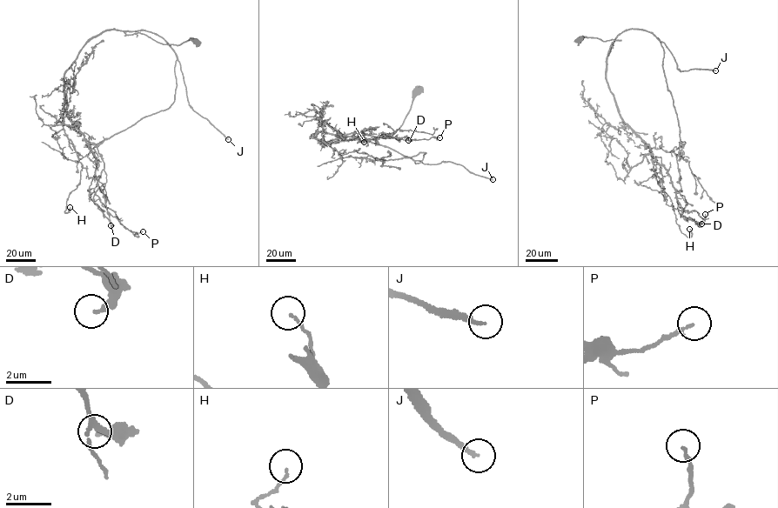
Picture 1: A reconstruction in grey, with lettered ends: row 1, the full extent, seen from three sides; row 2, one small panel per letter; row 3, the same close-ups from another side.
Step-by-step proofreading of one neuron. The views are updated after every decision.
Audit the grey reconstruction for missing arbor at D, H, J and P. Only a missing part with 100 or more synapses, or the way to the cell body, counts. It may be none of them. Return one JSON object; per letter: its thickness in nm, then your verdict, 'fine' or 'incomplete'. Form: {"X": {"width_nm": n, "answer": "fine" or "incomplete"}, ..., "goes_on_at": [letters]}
{"D": {"width_nm": 180, "answer": "fine"}, "H": {"width_nm": 110, "answer": "fine"}, "J": {"width_nm": 190, "answer": "incomplete"}, "P": {"width_nm": 140, "answer": "fine"}, "goes_on_at": ["J"]}

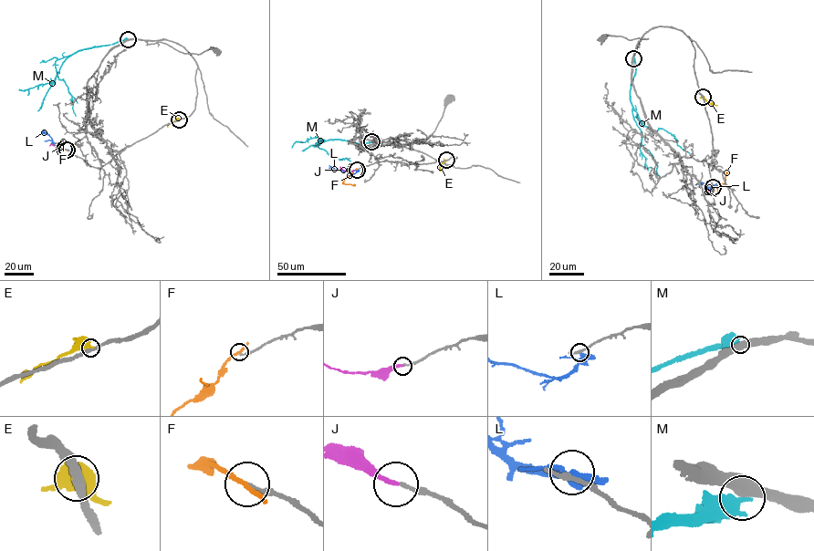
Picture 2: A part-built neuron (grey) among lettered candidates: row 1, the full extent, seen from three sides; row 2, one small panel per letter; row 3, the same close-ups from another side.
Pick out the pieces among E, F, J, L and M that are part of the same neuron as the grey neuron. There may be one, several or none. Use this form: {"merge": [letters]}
{"merge": ["J"]}

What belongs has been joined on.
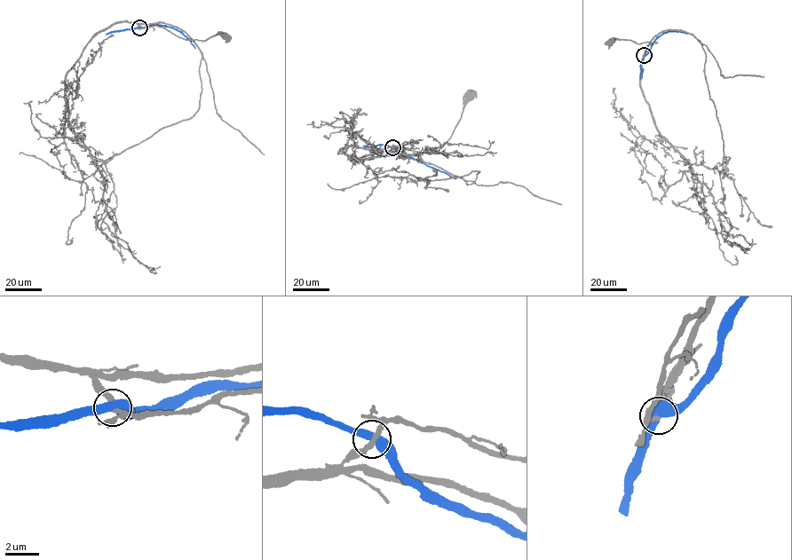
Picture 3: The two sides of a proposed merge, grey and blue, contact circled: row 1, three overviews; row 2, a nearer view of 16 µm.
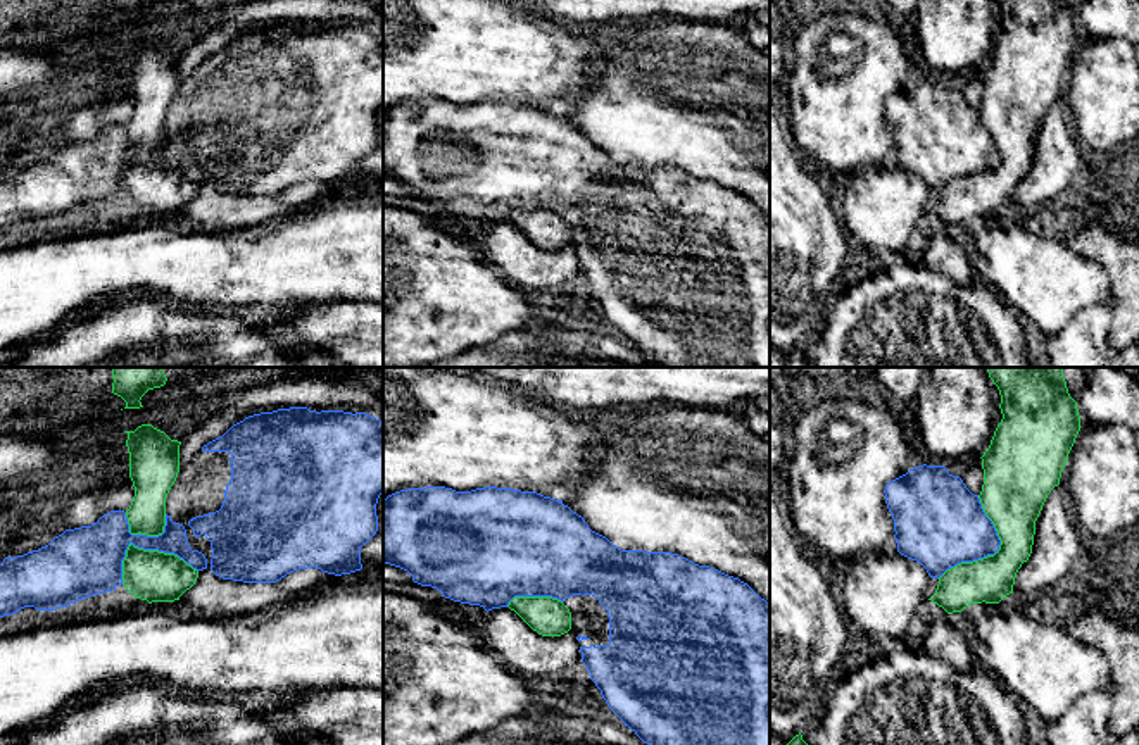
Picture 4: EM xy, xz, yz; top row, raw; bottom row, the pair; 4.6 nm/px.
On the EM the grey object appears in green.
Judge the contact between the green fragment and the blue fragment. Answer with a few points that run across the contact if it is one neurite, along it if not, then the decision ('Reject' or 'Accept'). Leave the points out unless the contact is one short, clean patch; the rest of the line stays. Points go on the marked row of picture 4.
Reject

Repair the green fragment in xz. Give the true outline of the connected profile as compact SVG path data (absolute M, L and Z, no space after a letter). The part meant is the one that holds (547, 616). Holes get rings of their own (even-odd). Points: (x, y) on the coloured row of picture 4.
M514 597L507 607L542 636L561 636L571 629L571 612L557 598Z

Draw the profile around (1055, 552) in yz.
M1058 485L1035 521L1032 554L1016 573L1013 595L1032 598L1061 590L1073 574L1079 554L1079 533L1070 524Z

